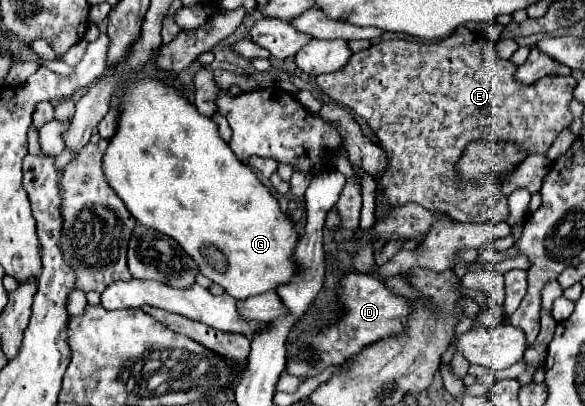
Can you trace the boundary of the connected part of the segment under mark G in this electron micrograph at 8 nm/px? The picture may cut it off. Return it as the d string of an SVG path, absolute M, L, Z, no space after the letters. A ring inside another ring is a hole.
M154 78L136 80L128 88L122 98L118 130L104 154L102 170L136 222L174 238L198 264L200 274L222 286L234 300L276 290L282 284L290 284L290 278L296 276L294 250L298 232L294 222L280 210L278 200L256 174L234 156L220 138L218 126L208 116L202 116L176 88Z

